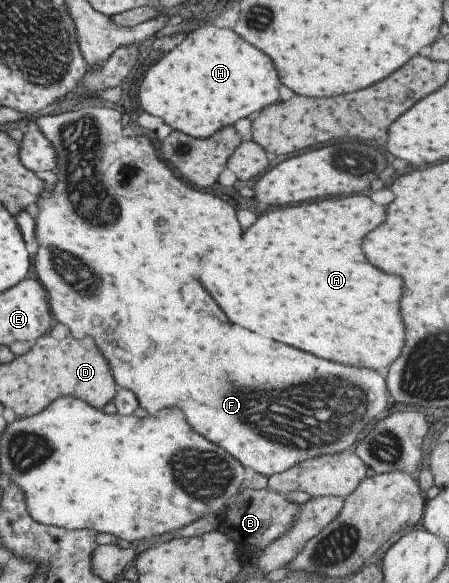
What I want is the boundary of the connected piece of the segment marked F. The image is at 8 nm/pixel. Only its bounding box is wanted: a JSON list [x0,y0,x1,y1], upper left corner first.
[28,104,388,477]

